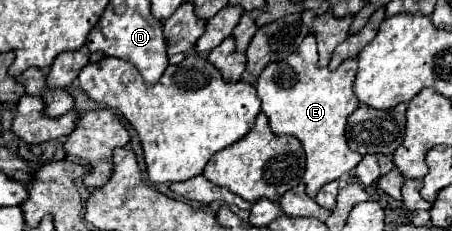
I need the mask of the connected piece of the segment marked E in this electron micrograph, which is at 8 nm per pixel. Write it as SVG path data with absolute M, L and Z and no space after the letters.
M307 34L301 46L283 62L267 66L257 80L257 96L261 98L261 110L269 118L273 134L295 136L301 140L307 154L305 186L307 196L315 198L321 186L337 180L341 174L353 170L361 162L361 154L347 146L345 124L351 112L359 108L359 100L353 92L357 74L357 60L343 62L337 70L317 66L315 36Z

